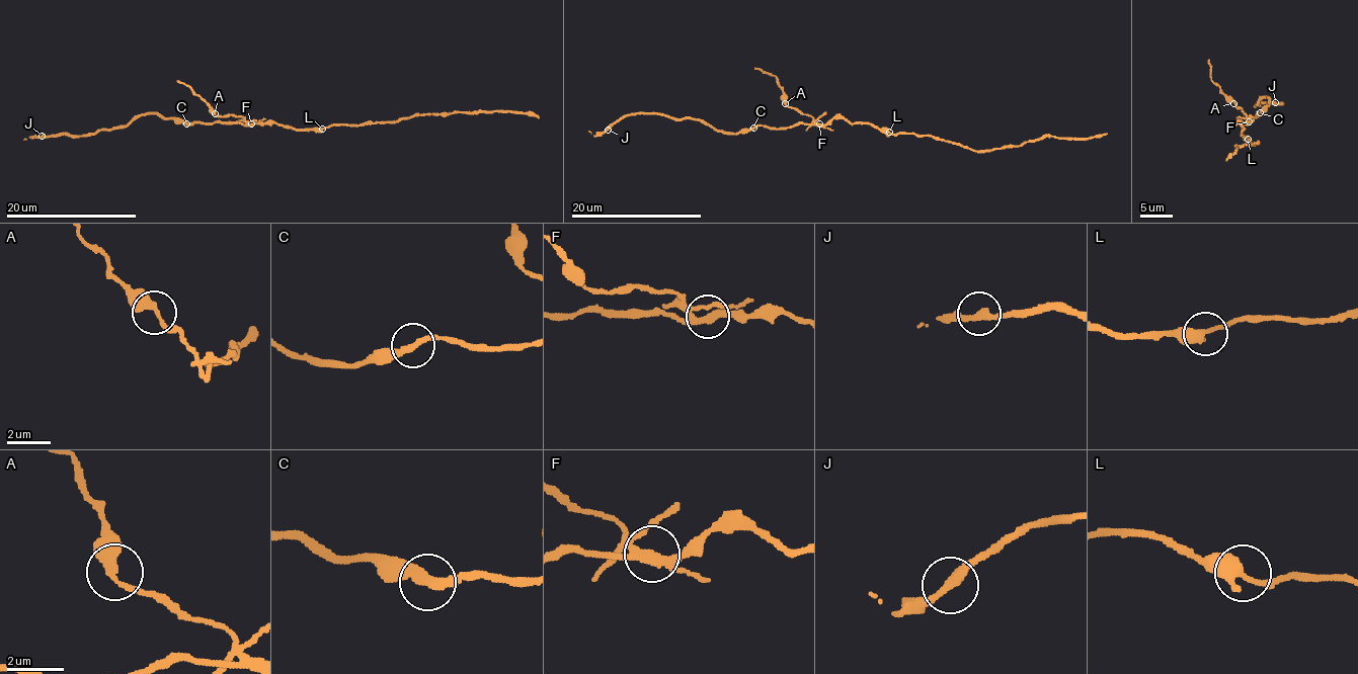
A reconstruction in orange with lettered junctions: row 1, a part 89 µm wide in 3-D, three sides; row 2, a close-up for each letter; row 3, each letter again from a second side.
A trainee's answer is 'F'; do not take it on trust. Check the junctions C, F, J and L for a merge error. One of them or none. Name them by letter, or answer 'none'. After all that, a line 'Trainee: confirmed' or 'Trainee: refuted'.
F
Trainee: confirmed

